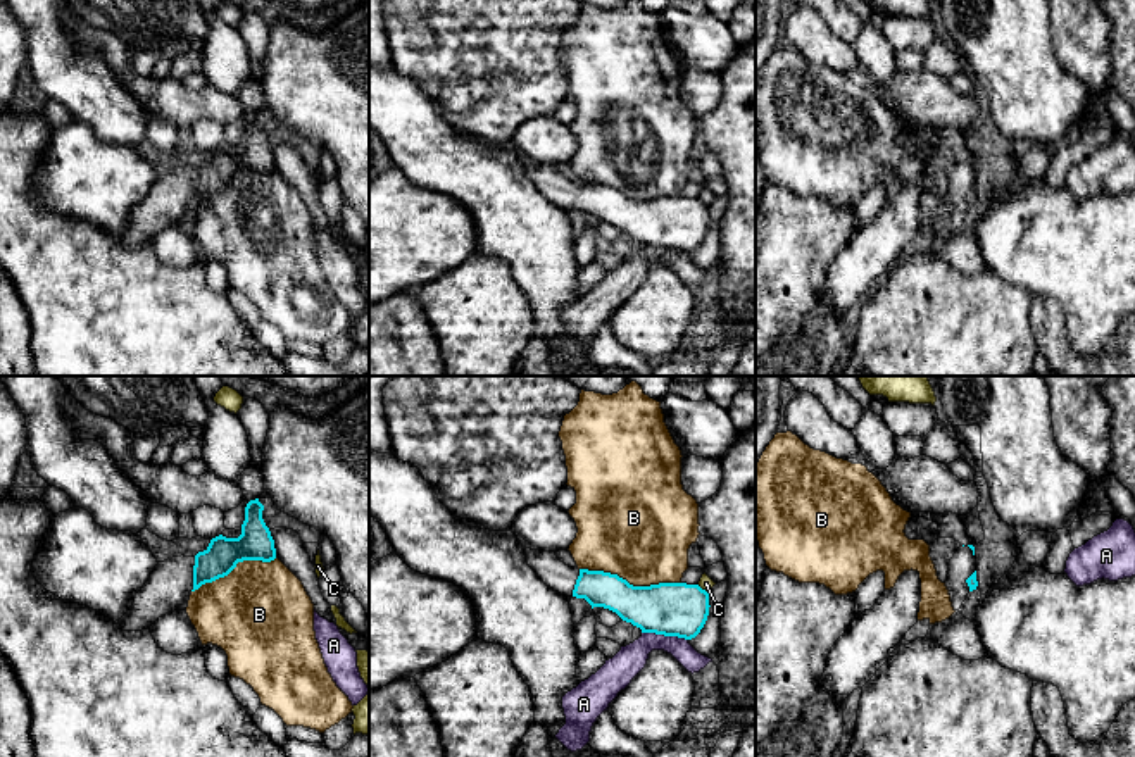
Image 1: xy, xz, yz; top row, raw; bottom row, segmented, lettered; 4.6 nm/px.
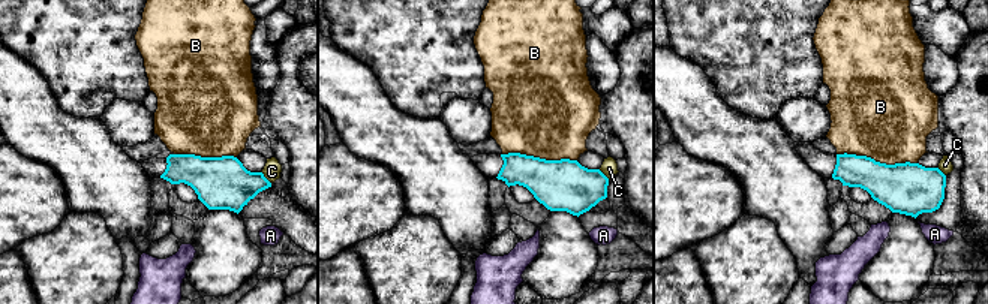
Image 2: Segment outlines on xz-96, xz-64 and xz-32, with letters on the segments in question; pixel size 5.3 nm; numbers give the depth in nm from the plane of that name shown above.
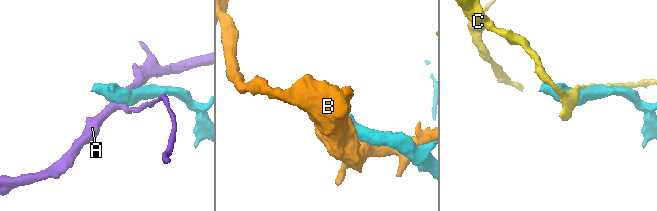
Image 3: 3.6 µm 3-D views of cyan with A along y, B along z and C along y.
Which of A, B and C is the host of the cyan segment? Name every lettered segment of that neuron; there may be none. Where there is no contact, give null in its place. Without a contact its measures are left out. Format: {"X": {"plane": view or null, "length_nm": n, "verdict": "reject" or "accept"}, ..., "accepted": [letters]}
{"A": {"plane": "xz", "length_nm": 220, "verdict": "reject"}, "B": {"plane": "xz", "length_nm": 480, "verdict": "reject"}, "C": {"plane": "xz", "length_nm": 70, "verdict": "reject"}, "accepted": []}

